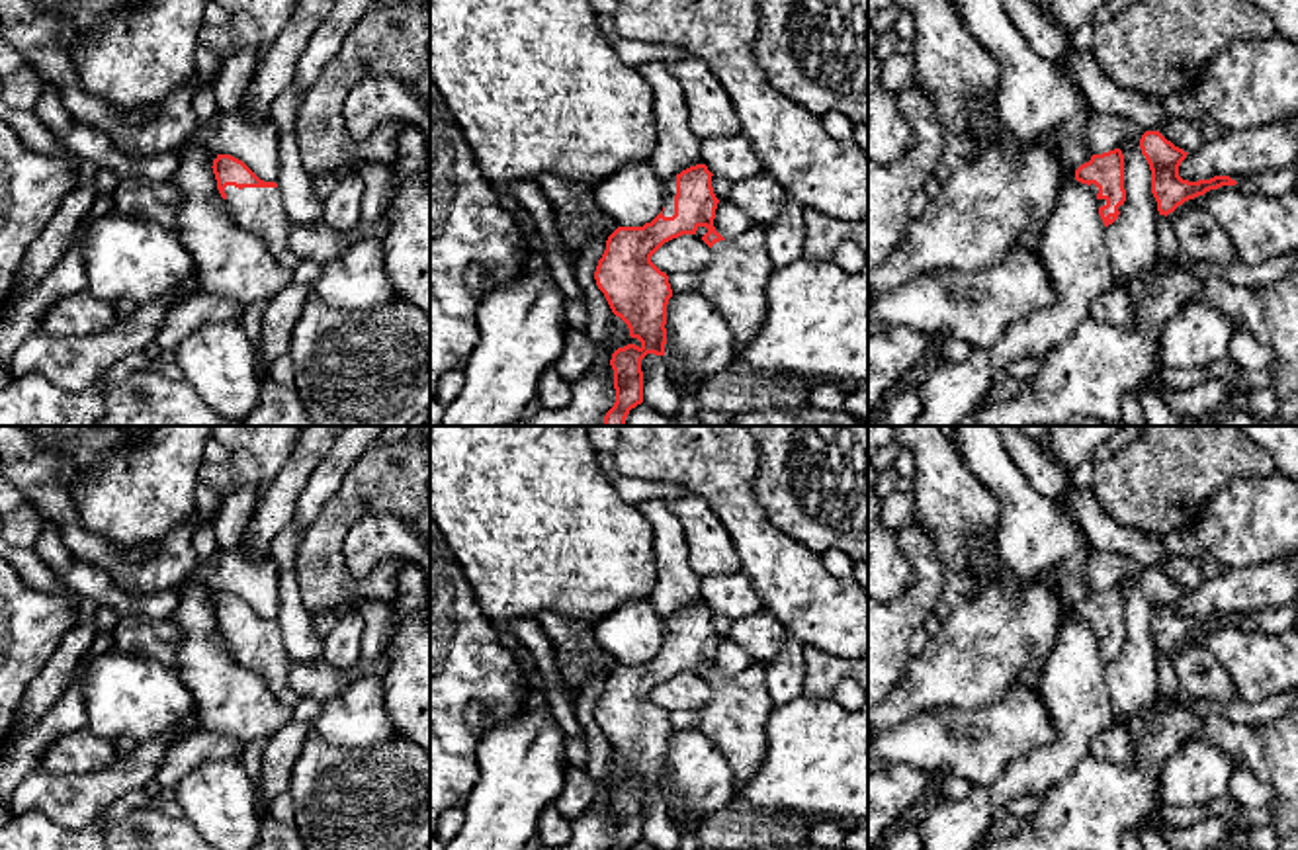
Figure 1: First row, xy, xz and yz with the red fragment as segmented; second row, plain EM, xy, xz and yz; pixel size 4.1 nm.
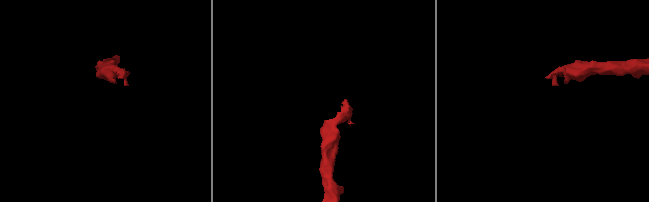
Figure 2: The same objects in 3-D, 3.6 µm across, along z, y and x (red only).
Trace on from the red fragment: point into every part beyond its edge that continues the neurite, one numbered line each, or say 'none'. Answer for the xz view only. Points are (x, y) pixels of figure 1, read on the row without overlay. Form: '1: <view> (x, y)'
1: xz (671, 622)

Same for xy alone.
1: xy (260, 649)

